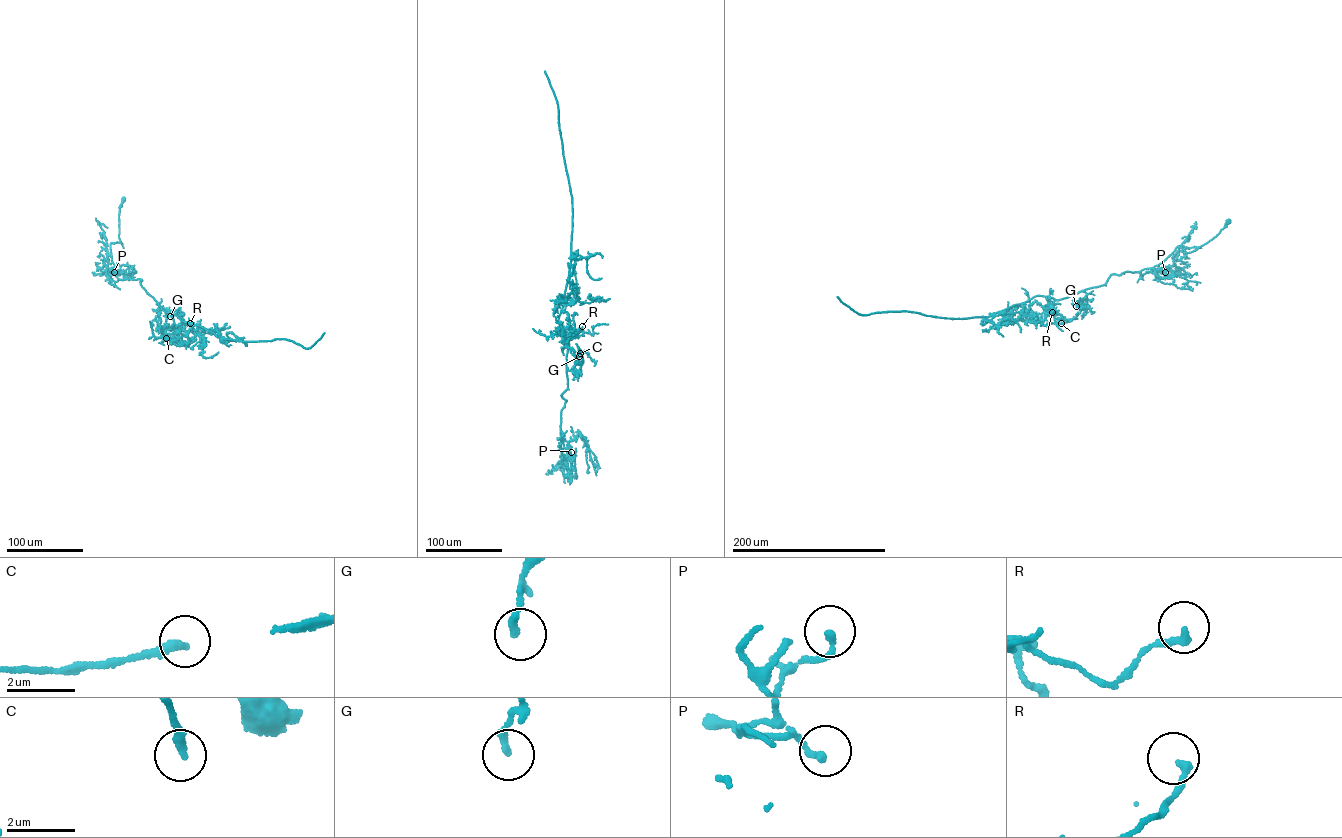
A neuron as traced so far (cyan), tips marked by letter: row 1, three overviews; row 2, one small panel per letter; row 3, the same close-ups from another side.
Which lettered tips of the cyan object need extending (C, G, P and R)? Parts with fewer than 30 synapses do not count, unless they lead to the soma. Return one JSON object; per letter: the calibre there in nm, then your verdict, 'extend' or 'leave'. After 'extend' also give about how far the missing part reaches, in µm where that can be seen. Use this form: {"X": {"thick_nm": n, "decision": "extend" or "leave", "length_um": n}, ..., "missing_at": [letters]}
{"C": {"thick_nm": 260, "decision": "leave"}, "G": {"thick_nm": 200, "decision": "leave"}, "P": {"thick_nm": 190, "decision": "leave"}, "R": {"thick_nm": 220, "decision": "leave"}, "missing_at": []}

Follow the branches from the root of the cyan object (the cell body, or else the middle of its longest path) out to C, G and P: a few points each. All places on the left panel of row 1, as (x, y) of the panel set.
C: (123, 200), (122, 244), (110, 243), (112, 261), (117, 278), (141, 279), (166, 309), (166, 338)
G: (123, 200), (122, 244), (110, 245), (117, 277), (141, 280), (170, 316)
P: (123, 200), (119, 216), (122, 244), (110, 245), (116, 281), (108, 278), (106, 271), (107, 267), (114, 272)

